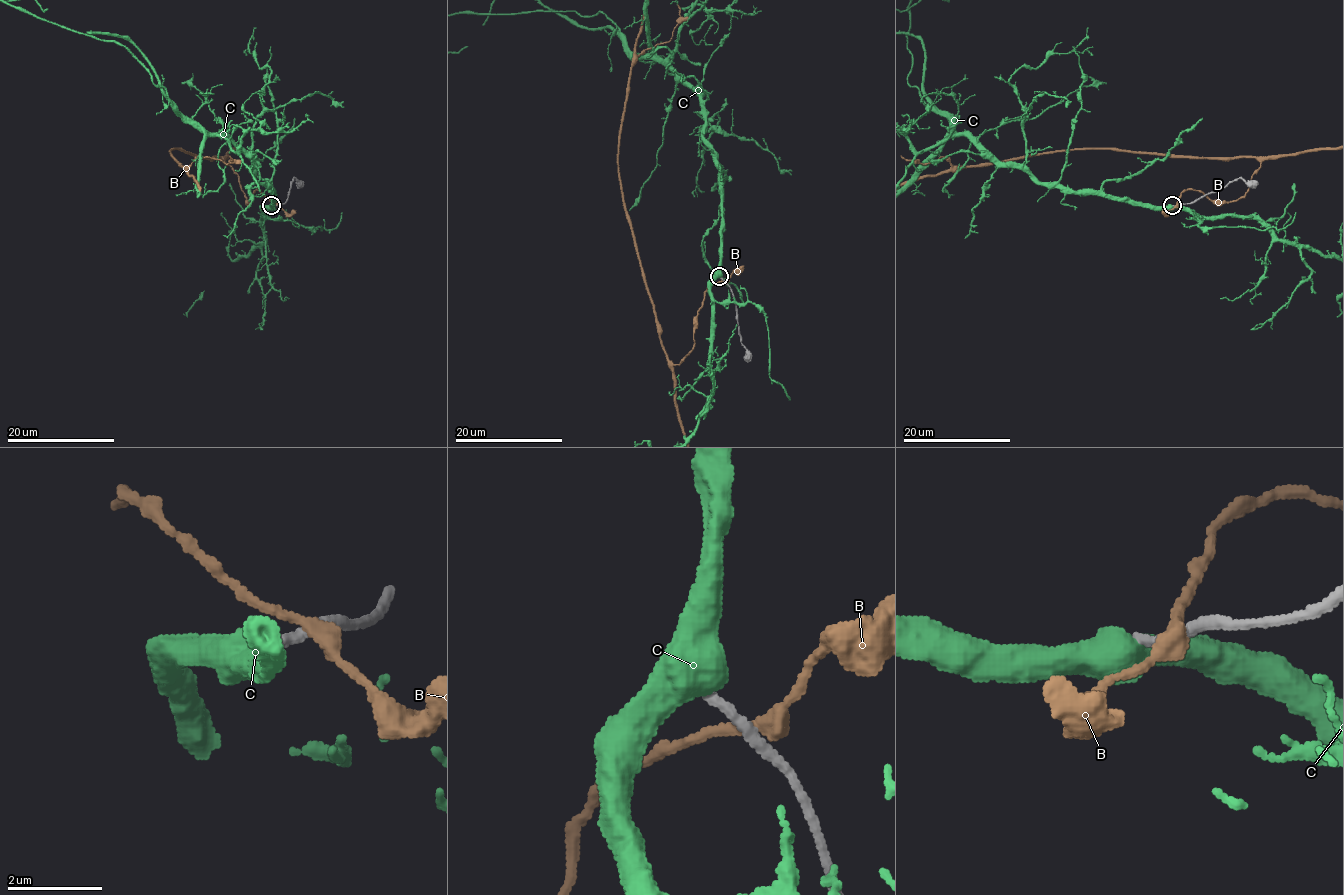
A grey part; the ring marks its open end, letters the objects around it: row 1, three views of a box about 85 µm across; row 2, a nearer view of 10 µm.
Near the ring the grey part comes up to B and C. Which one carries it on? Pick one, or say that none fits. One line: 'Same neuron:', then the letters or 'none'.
Same neuron: none

